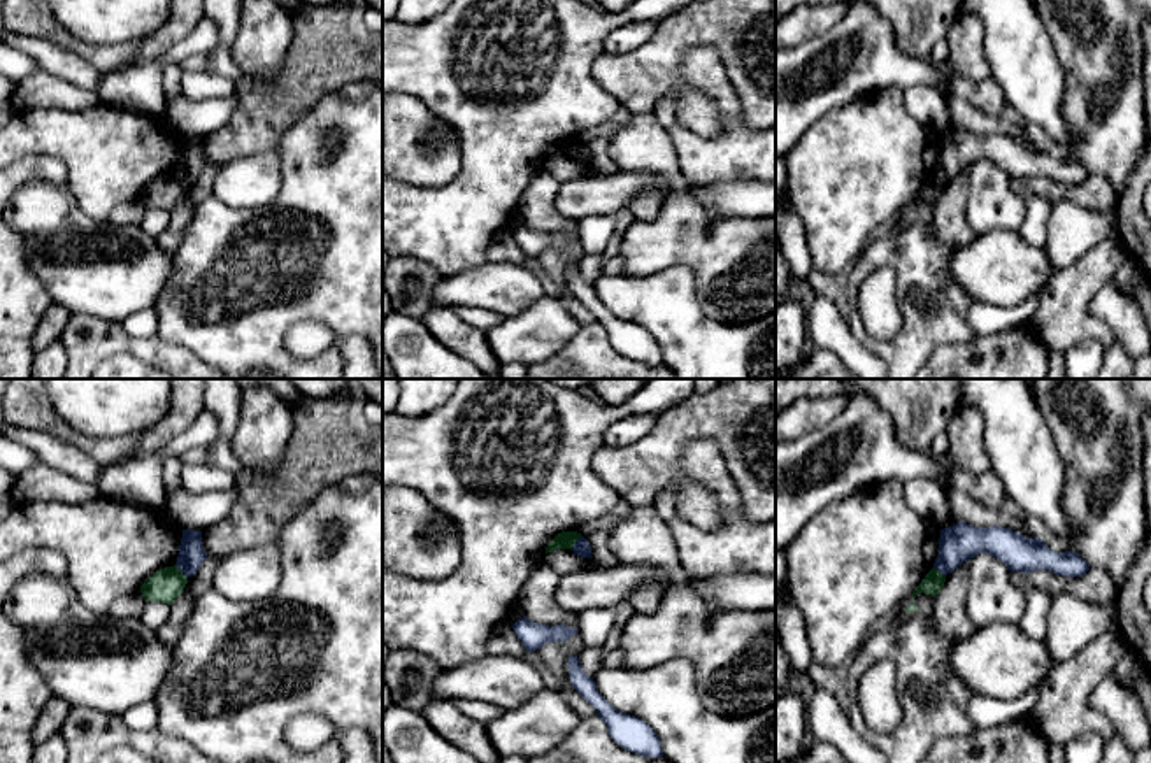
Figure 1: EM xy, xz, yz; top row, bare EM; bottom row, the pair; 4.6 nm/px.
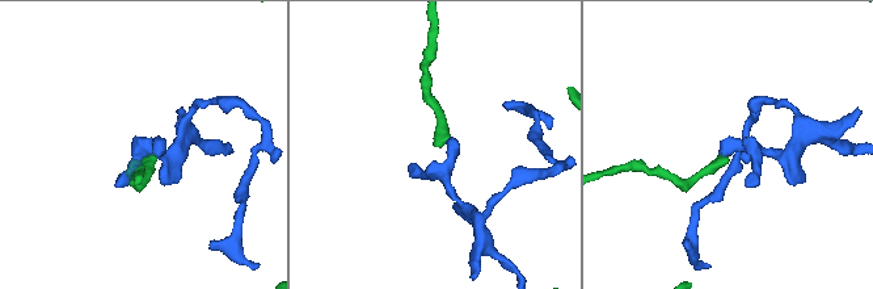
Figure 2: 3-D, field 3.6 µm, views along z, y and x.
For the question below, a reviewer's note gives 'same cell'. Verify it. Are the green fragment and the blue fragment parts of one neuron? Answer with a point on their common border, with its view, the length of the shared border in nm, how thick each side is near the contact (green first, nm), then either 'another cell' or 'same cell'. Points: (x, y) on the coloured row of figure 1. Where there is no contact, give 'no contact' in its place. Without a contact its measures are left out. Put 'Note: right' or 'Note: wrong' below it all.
contact xy (181, 572); length 90 nm; calibres 150 and 120 nm; another cell
Note: wrong

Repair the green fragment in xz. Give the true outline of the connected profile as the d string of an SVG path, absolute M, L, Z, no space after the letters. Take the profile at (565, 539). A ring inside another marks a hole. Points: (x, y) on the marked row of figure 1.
M561 531L558 533L546 547L546 554L556 549L572 549L581 533L577 531Z

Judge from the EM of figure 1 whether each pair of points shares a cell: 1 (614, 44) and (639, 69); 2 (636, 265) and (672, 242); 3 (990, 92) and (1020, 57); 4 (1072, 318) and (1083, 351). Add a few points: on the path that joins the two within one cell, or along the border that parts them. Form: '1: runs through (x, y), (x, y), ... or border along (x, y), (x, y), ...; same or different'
1: border along (657, 28), (644, 42), (632, 49), (604, 51); different
2: runs through (644, 256), (657, 244), (664, 242); same
3: border along (992, 76), (1006, 100); different
4: border along (1106, 348), (1095, 339), (1079, 339), (1062, 353); different

